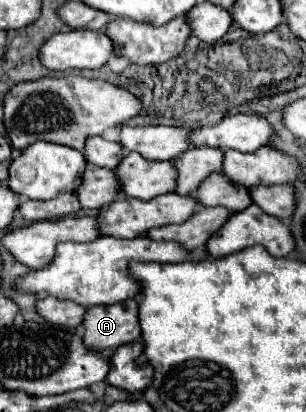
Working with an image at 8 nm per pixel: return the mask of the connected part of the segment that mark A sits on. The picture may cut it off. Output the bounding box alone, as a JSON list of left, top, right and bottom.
[83,300,141,350]

